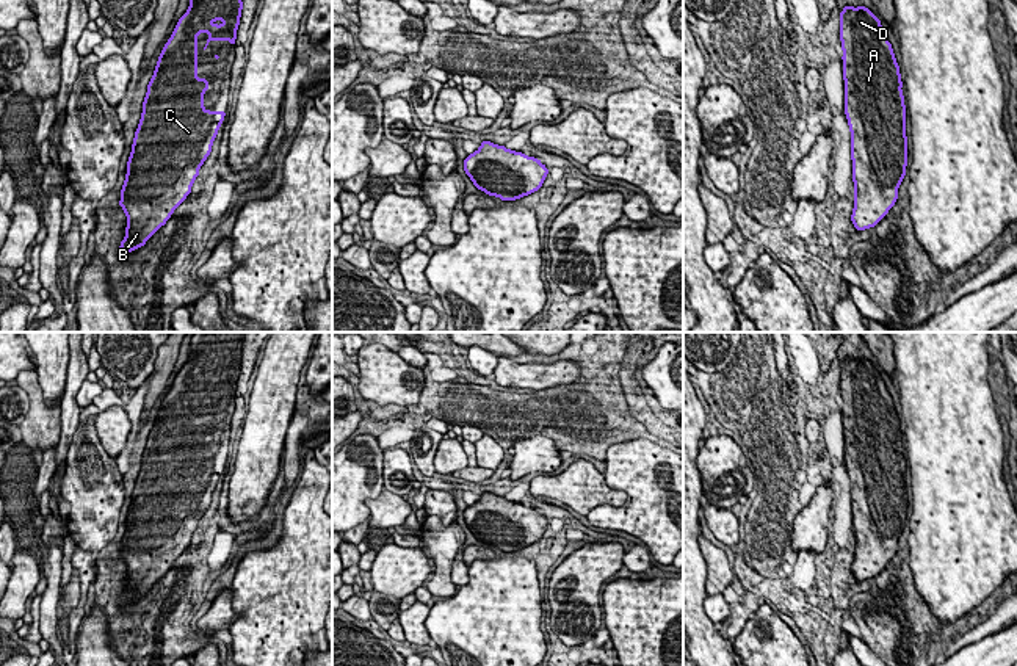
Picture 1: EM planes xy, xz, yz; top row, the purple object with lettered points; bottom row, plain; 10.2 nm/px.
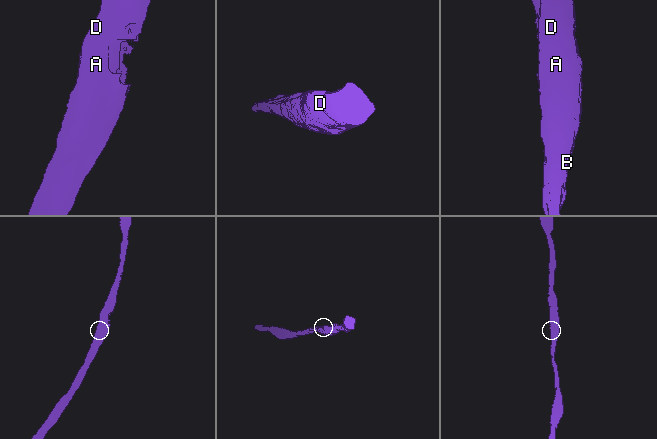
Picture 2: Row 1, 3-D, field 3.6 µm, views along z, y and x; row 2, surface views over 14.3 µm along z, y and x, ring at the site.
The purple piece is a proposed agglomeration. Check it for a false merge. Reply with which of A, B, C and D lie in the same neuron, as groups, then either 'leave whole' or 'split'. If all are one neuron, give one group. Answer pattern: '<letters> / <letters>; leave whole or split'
A B C D; leave whole

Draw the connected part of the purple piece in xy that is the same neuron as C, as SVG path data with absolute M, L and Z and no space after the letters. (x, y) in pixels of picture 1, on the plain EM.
M194 332L190 359L179 370L158 407L147 436L141 472L135 483L125 533L121 541L119 556L127 566L125 589L119 597L121 608L144 597L155 581L166 575L174 561L191 544L199 519L212 503L226 462L204 459L208 431L197 429L197 385L207 384L210 387L204 401L210 392L229 390L230 396L235 396L243 360L243 337L244 332Z

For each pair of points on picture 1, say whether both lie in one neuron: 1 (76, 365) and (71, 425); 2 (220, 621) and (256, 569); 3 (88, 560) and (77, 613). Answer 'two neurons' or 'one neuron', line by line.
1: one neuron
2: two neurons
3: one neuron

